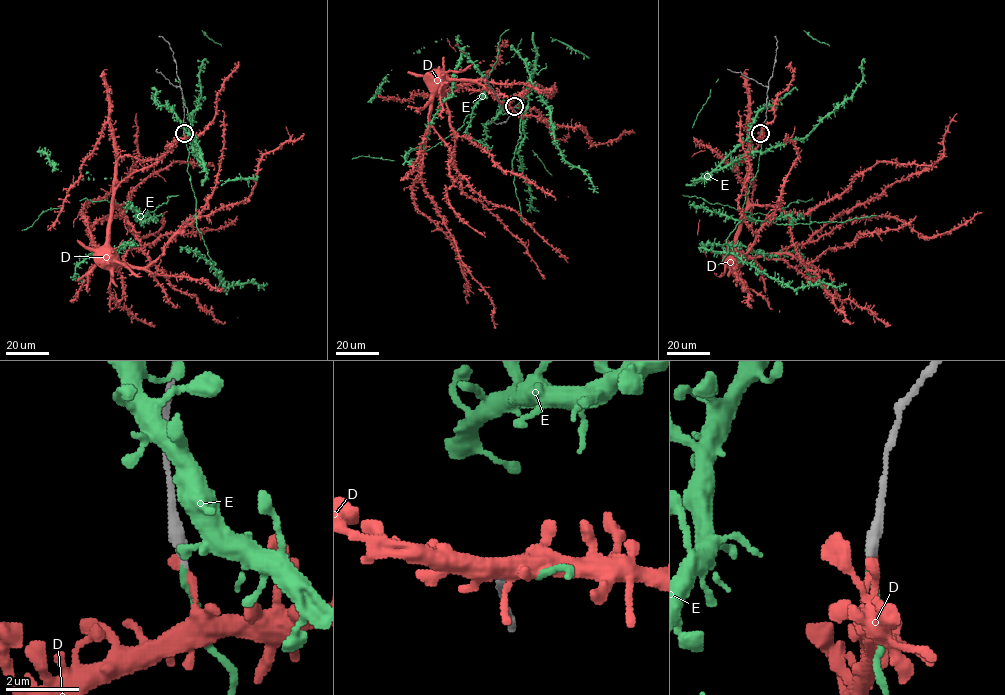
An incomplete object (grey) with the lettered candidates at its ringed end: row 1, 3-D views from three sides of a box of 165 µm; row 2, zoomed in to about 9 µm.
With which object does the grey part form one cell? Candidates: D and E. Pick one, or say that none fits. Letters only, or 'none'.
E

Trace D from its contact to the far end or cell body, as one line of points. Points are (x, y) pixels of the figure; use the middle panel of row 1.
D: (514, 107), (487, 92), (443, 93), (438, 83), (431, 96), (412, 199), (454, 248), (467, 303)

